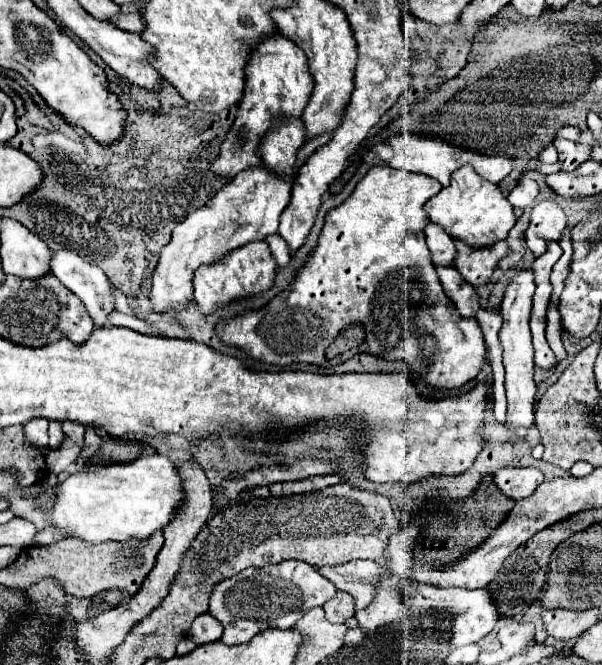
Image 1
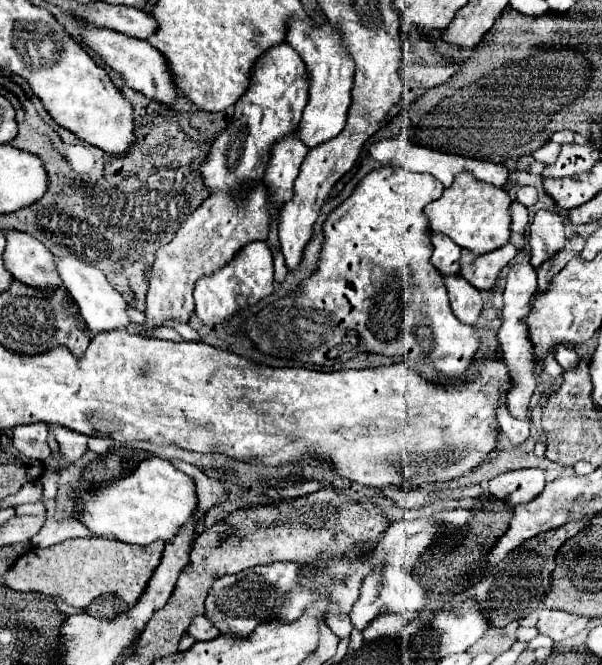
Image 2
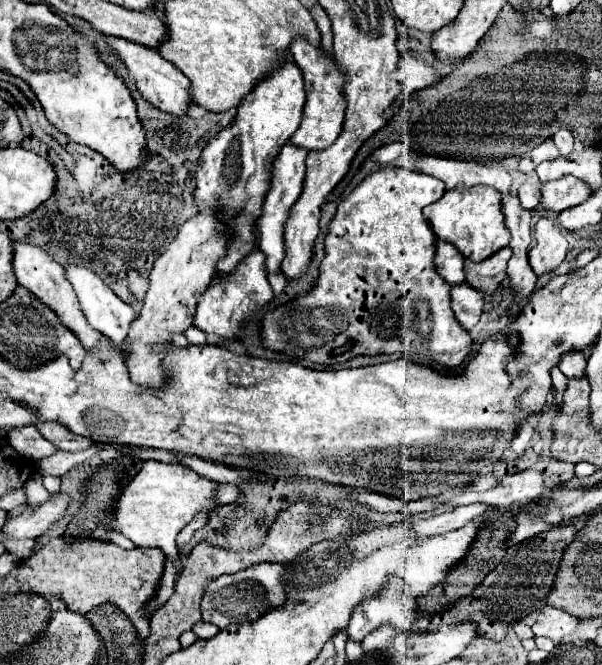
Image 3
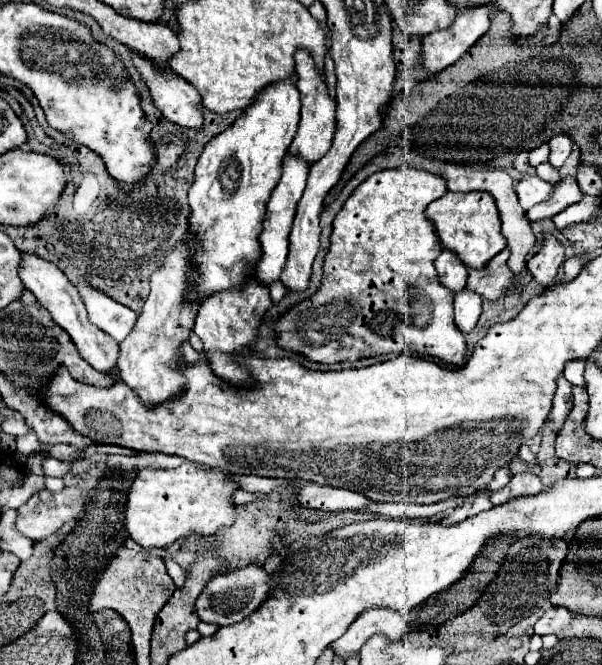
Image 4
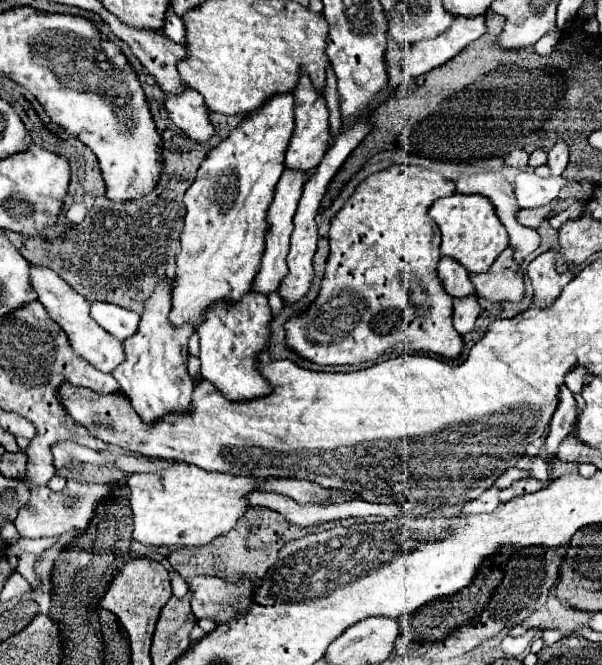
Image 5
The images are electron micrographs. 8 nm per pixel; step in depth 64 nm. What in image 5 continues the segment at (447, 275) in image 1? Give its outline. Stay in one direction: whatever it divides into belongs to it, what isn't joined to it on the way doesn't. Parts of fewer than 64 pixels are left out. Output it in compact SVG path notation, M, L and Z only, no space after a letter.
M478 296L456 298L454 300L454 328L464 336L474 328L476 318L480 316Z

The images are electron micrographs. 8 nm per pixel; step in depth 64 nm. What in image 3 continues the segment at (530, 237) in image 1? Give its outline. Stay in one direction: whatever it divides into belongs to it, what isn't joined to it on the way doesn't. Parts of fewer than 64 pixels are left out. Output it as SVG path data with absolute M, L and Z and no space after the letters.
M542 216L534 226L536 244L530 248L530 266L540 276L554 270L568 252L568 242L552 218Z

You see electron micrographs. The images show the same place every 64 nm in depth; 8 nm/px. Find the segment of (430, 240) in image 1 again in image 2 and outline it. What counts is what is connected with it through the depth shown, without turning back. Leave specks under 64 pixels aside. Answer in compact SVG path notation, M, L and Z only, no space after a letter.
M432 234L432 264L440 270L440 274L458 274L458 260L460 260L460 250L458 246L454 246L454 242L450 242L450 238L446 238L444 234Z

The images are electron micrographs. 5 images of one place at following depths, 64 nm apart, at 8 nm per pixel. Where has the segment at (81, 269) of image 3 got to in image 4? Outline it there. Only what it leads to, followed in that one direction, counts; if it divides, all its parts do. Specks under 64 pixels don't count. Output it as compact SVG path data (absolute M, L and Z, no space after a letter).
M86 276L80 278L76 288L84 300L90 322L98 326L102 332L106 332L108 336L112 336L116 342L122 342L132 330L138 314L126 308L124 304L116 302L114 298L106 296L106 292L88 284Z

